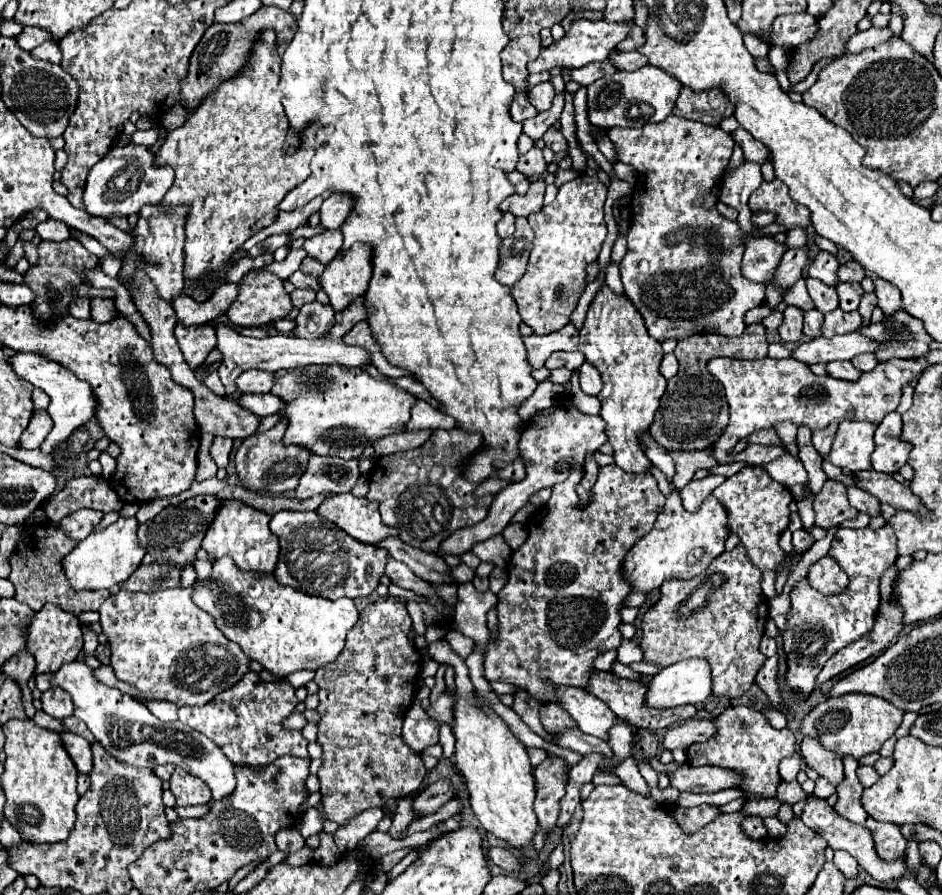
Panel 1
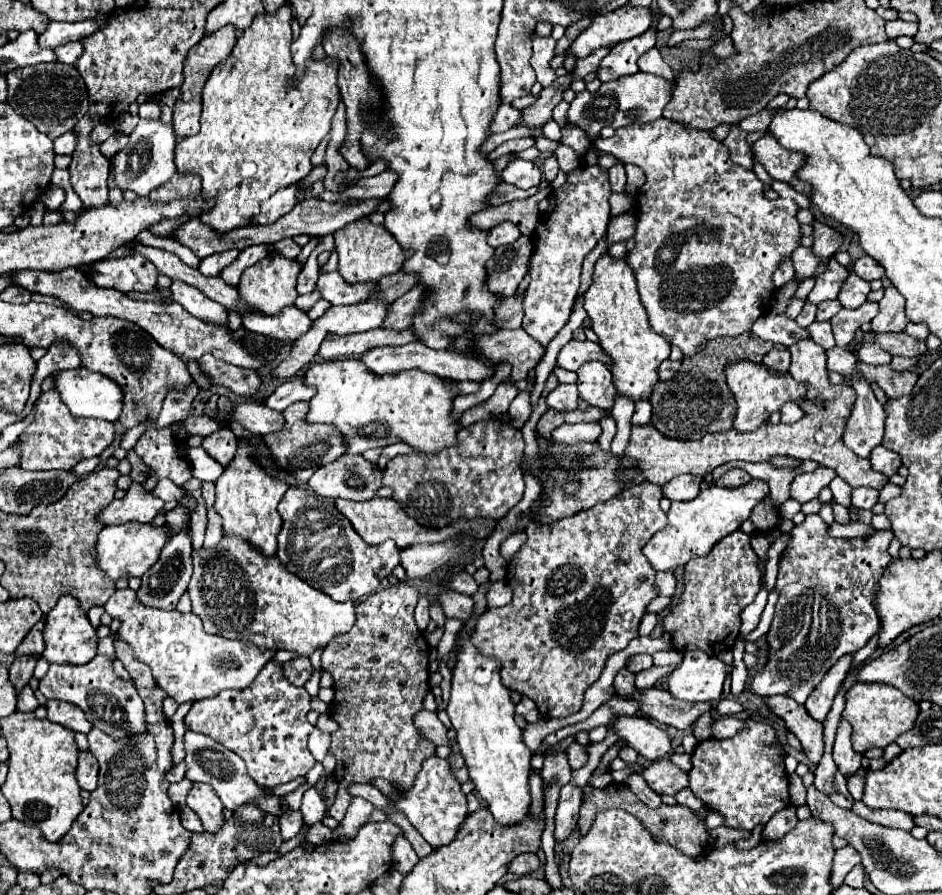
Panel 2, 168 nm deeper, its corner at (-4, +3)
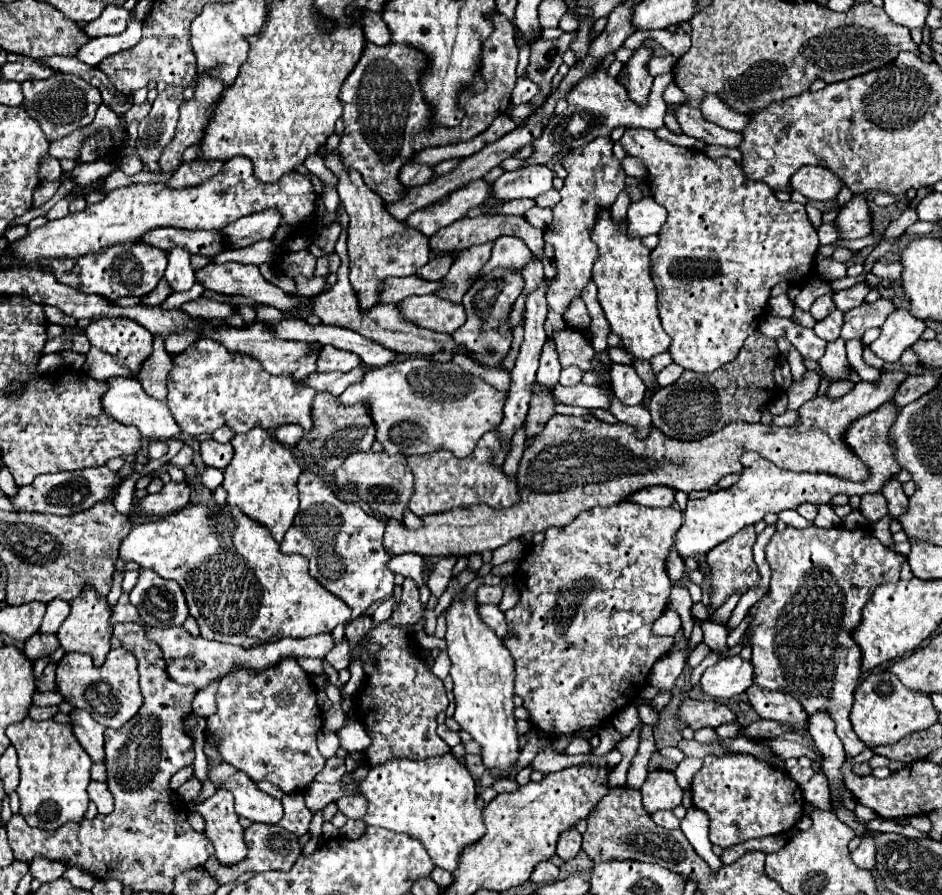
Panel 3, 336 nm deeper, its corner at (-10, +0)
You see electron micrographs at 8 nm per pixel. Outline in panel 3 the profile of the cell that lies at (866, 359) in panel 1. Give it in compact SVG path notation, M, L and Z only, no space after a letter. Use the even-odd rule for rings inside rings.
M896 308L880 328L880 336L870 344L870 350L884 362L898 362L902 352L920 338L926 324L914 318L908 310Z

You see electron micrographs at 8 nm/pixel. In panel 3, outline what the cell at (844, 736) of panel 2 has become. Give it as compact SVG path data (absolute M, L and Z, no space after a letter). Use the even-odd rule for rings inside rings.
M788 526L784 532L776 532L768 546L766 546L766 560L772 568L772 580L770 580L770 592L764 600L756 602L752 608L750 608L750 614L754 616L752 624L754 626L754 632L752 632L752 666L754 666L754 684L760 686L760 688L768 688L768 690L780 690L780 692L788 692L792 694L796 700L800 700L800 704L804 704L804 710L808 714L814 714L816 710L828 710L830 716L834 718L836 722L836 734L838 738L842 740L844 744L844 750L846 750L846 758L852 760L856 758L866 746L864 742L854 734L852 730L852 724L850 724L850 710L852 710L852 704L854 704L854 690L856 690L856 684L862 676L862 652L854 640L854 632L856 628L860 626L860 620L862 620L862 608L866 606L868 598L872 596L874 588L886 580L898 580L898 574L900 574L900 564L904 562L904 556L902 554L896 554L894 550L886 548L874 534L872 534L872 528L870 526L864 526L864 528L858 528L858 530L846 530L844 526L834 526L834 528L818 528L818 526L808 526L804 530L798 530L798 528L792 528Z

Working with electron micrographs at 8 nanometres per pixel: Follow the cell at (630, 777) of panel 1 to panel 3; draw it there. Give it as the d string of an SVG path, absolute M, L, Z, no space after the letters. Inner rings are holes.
M664 810L664 812L652 812L652 820L664 828L678 828L680 826L680 820L670 812L670 810Z

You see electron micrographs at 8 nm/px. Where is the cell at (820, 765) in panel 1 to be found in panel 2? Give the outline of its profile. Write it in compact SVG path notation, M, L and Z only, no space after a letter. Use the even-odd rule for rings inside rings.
M772 695L772 697L766 697L764 701L766 701L770 713L774 717L782 719L786 729L800 739L806 757L812 763L820 763L820 757L824 753L824 735L822 735L824 727L818 725L806 713L804 705L798 705L788 695Z

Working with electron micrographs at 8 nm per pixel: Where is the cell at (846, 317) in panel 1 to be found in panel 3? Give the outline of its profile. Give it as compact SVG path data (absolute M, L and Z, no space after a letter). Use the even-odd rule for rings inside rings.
M876 300L874 304L860 304L858 308L846 312L844 316L844 326L842 326L842 338L854 340L854 338L862 338L864 332L868 328L878 328L884 324L884 320L888 318L888 314L894 310L894 304L890 300Z

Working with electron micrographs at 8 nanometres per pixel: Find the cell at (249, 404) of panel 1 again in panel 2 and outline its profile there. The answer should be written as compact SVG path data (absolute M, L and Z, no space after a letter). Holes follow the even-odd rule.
M298 375L296 379L284 381L264 403L270 409L284 411L288 405L292 405L296 401L310 401L314 395L316 395L316 387L308 387L304 383L304 379Z

